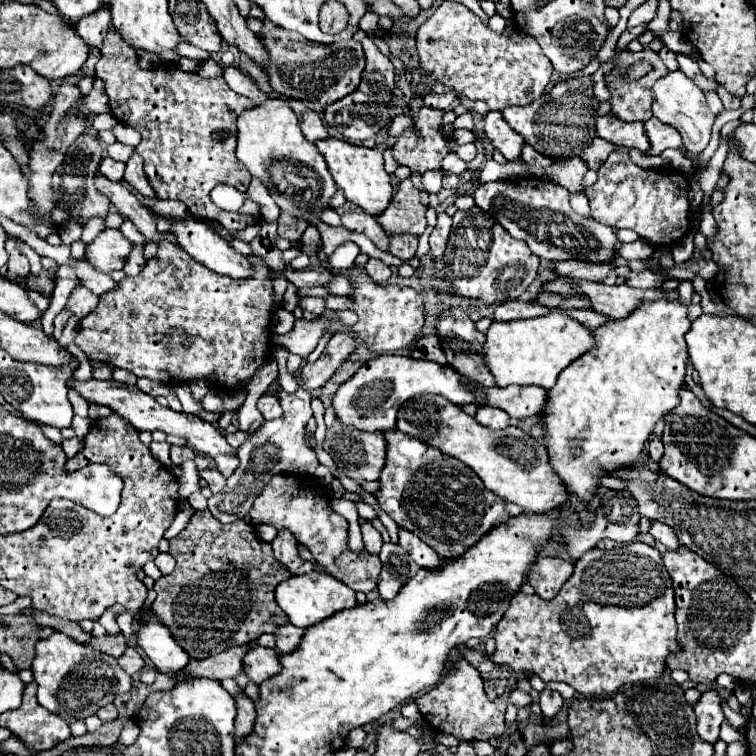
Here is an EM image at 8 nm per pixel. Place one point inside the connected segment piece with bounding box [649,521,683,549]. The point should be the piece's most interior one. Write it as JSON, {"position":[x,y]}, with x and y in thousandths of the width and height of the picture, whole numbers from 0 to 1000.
{"position":[874,704]}

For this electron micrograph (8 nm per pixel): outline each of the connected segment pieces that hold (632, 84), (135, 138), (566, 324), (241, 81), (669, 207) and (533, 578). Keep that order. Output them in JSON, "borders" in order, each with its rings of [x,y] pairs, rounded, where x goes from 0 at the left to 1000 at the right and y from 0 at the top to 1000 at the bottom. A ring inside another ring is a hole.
{"borders":[[[[851,65],[851,70],[843,73],[824,73],[819,91],[808,94],[806,104],[806,120],[808,120],[808,149],[813,149],[824,160],[856,160],[861,155],[861,112],[882,97],[882,89],[874,83],[869,70],[861,65]],[[843,81],[858,81],[864,91],[851,99],[843,107],[829,107],[827,104],[827,91],[832,91]]],[[[155,163],[155,165],[152,165],[147,173],[152,176],[155,187],[160,187],[160,189],[168,189],[168,192],[173,192],[173,194],[181,194],[181,192],[184,192],[184,187],[187,187],[184,176],[181,176],[176,168],[165,165],[165,163]]],[[[729,411],[718,419],[689,422],[657,427],[644,438],[642,454],[642,475],[660,512],[671,509],[713,509],[718,515],[729,515],[737,504],[737,496],[771,467],[776,467],[787,456],[784,438],[774,430],[753,419],[750,414]]],[[[308,86],[295,91],[295,104],[300,107],[300,112],[303,112],[313,126],[321,126],[321,128],[332,131],[337,139],[353,131],[353,126],[340,118],[340,112],[335,110],[335,104],[332,104],[329,99],[324,99],[321,94],[316,94],[313,89],[308,89]]],[[[811,200],[790,229],[790,242],[774,250],[787,292],[811,303],[837,303],[848,316],[866,327],[888,327],[911,306],[911,239],[890,221],[851,224],[843,221],[829,202]]],[[[713,737],[697,761],[708,784],[718,792],[731,792],[745,771],[758,761],[758,745],[739,737]]]]}

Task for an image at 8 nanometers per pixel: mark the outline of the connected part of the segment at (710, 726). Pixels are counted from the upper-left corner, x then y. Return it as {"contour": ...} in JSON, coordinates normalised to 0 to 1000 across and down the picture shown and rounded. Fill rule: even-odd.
{"contour":[[[946,911],[927,917],[925,927],[919,930],[919,946],[922,946],[922,956],[935,956],[935,959],[927,959],[925,964],[927,978],[946,983],[951,970],[951,956],[959,954],[956,938],[954,938],[954,919]]]}

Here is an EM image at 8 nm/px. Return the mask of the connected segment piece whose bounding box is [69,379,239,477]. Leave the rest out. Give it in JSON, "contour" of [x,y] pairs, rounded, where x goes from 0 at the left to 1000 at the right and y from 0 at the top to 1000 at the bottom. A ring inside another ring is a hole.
{"contour":[[[120,501],[120,504],[112,504],[112,507],[97,504],[91,512],[102,515],[110,528],[149,541],[152,546],[165,552],[181,570],[208,570],[210,567],[210,570],[216,570],[221,575],[242,578],[247,583],[247,589],[253,589],[258,594],[258,599],[279,604],[287,612],[287,623],[295,631],[303,631],[313,620],[313,615],[316,615],[313,597],[298,583],[298,578],[287,570],[287,565],[282,560],[276,560],[276,557],[271,557],[271,554],[266,554],[261,549],[237,546],[237,544],[229,544],[226,538],[216,538],[216,536],[208,533],[205,525],[200,525],[197,520],[189,520],[181,512],[165,509],[165,507],[155,507],[149,501],[144,501],[144,504],[126,504],[126,501]]]}

